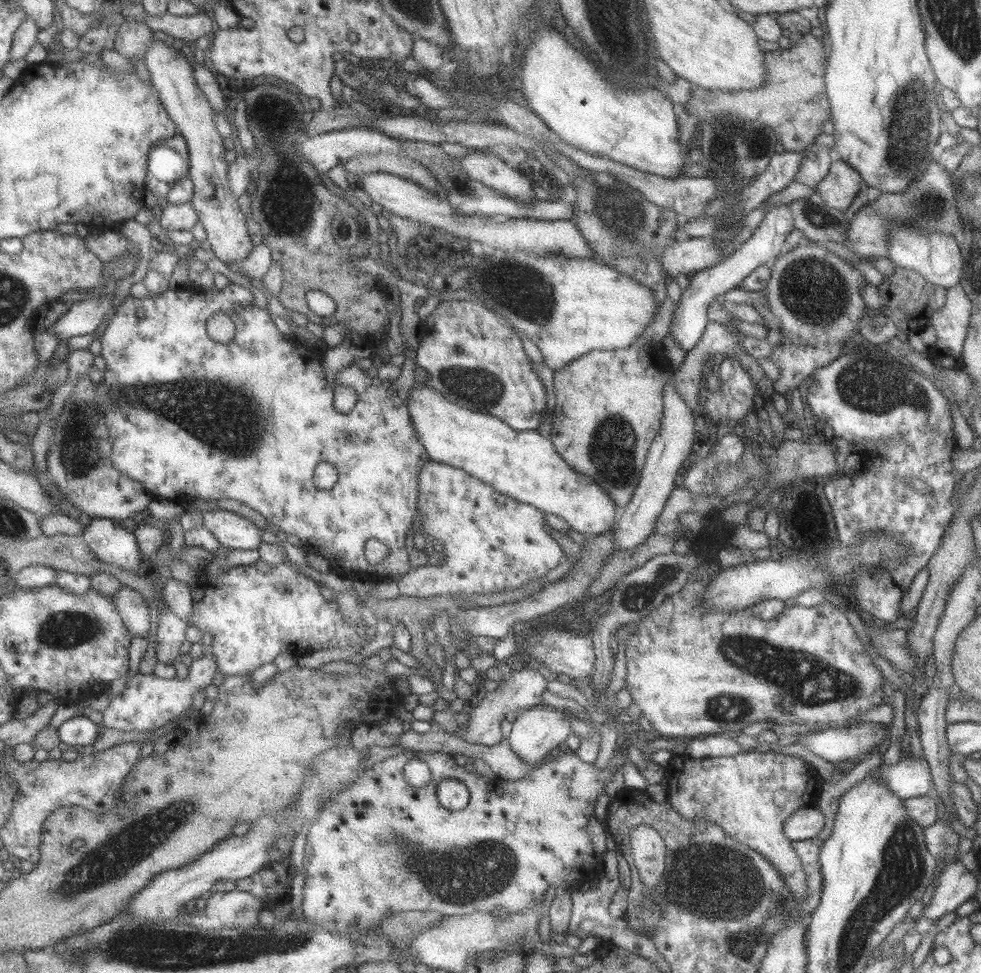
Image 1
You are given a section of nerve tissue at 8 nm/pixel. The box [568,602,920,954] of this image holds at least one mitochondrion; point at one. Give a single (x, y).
(804, 678)

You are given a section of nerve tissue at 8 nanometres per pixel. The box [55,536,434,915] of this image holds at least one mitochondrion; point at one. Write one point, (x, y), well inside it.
(108, 864)

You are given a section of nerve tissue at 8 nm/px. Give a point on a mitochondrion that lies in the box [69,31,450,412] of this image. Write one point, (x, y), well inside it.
(290, 211)

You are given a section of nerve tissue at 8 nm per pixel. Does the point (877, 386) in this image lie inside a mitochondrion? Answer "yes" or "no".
yes

